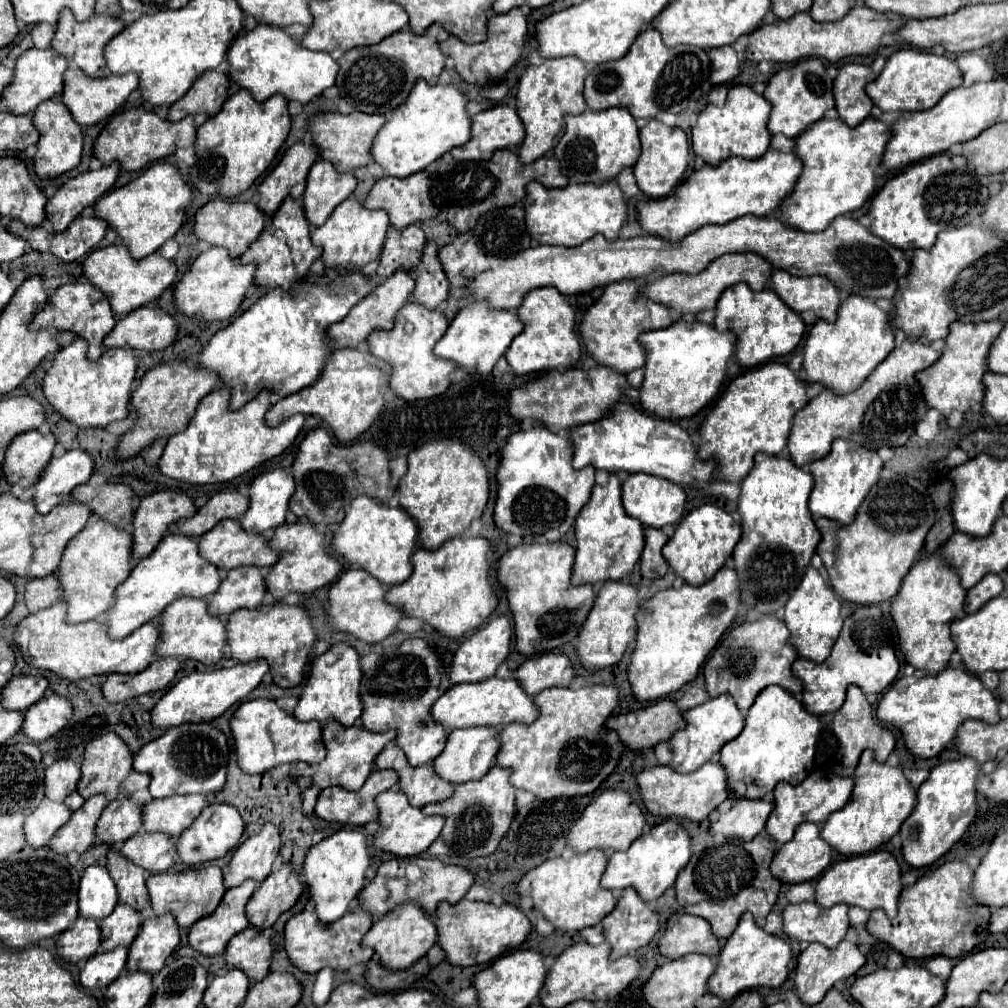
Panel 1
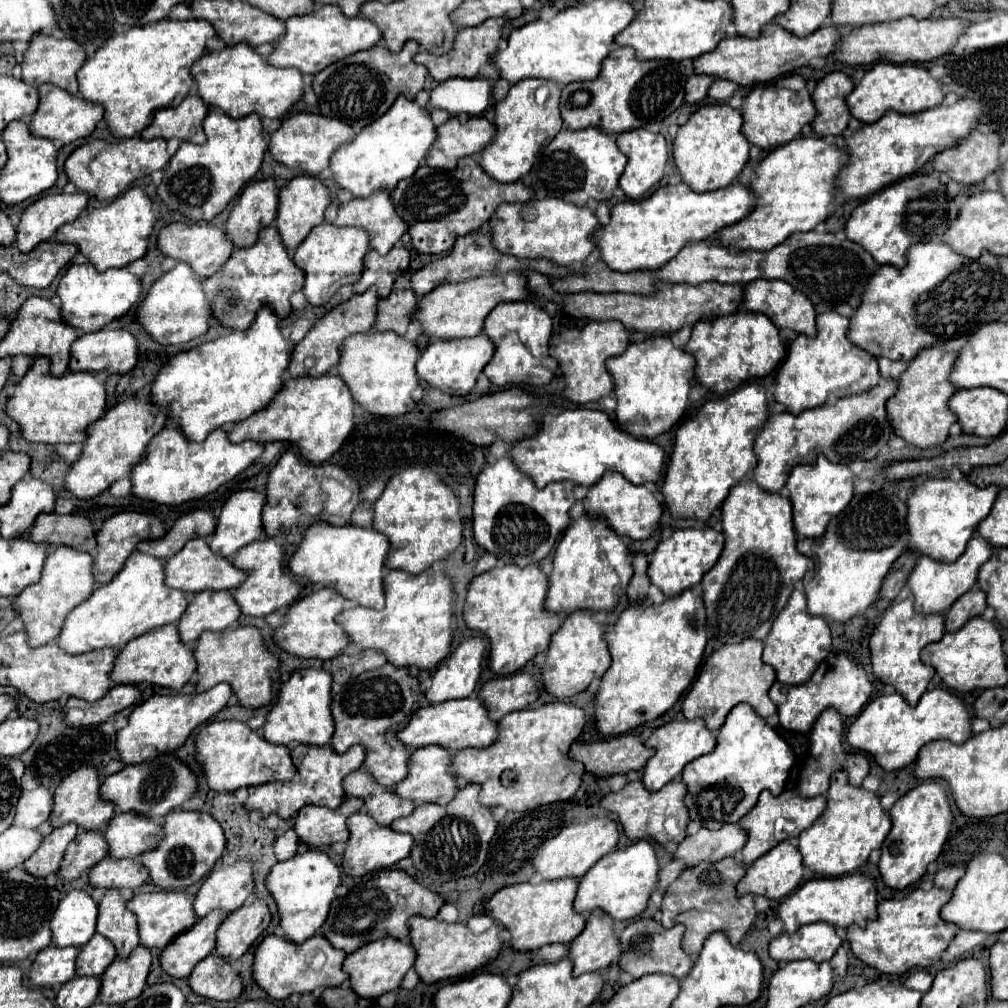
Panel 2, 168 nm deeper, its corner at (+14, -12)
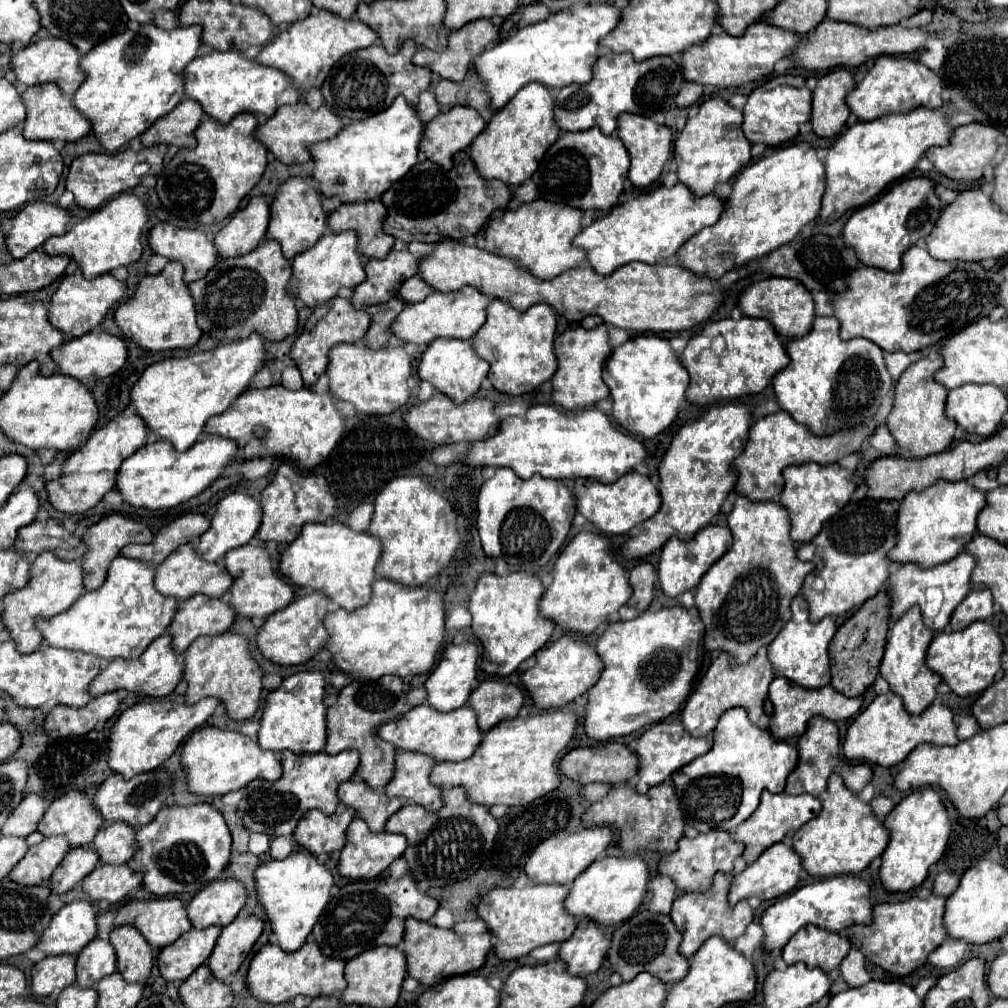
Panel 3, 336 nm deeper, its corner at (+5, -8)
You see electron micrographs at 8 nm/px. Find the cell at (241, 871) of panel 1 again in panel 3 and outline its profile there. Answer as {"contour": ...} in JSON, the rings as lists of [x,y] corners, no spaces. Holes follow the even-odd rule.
{"contour":[[[238,879],[212,881],[198,891],[188,903],[188,919],[194,929],[206,929],[212,925],[226,927],[238,915],[246,903],[246,891]]]}

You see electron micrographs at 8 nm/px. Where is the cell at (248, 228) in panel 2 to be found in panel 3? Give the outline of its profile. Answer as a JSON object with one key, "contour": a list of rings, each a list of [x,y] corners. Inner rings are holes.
{"contour":[[[264,197],[250,199],[248,207],[234,213],[228,225],[214,237],[214,247],[220,257],[246,255],[258,247],[268,227],[270,207]]]}

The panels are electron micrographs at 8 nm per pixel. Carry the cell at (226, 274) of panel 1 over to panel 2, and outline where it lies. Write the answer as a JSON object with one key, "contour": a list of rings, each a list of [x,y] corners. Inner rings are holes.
{"contour":[[[179,263],[169,273],[159,277],[149,289],[147,299],[137,309],[137,321],[161,345],[179,345],[201,337],[209,329],[211,315],[211,307],[203,293],[203,283],[197,275],[193,275],[193,269],[187,263]]]}

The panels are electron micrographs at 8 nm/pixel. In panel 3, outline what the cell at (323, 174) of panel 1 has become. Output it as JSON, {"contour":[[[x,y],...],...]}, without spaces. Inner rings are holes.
{"contour":[[[300,177],[284,181],[270,201],[270,223],[264,239],[274,239],[282,245],[282,253],[292,261],[298,253],[314,247],[314,243],[326,231],[326,213],[322,211],[322,197],[306,187],[306,181]]]}

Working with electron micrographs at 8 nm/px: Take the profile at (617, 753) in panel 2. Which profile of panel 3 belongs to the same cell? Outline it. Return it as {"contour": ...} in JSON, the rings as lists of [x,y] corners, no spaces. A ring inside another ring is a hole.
{"contour":[[[608,741],[608,743],[596,745],[596,747],[572,749],[570,753],[566,753],[560,759],[558,767],[568,779],[576,781],[578,785],[588,785],[588,783],[616,785],[616,783],[626,783],[628,779],[632,779],[638,773],[638,757],[626,745],[620,745],[616,741]]]}

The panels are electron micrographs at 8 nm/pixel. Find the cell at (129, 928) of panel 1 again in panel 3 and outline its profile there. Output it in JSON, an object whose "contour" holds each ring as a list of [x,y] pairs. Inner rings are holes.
{"contour":[[[94,939],[76,955],[78,987],[94,987],[102,977],[116,971],[116,953],[108,941]]]}

